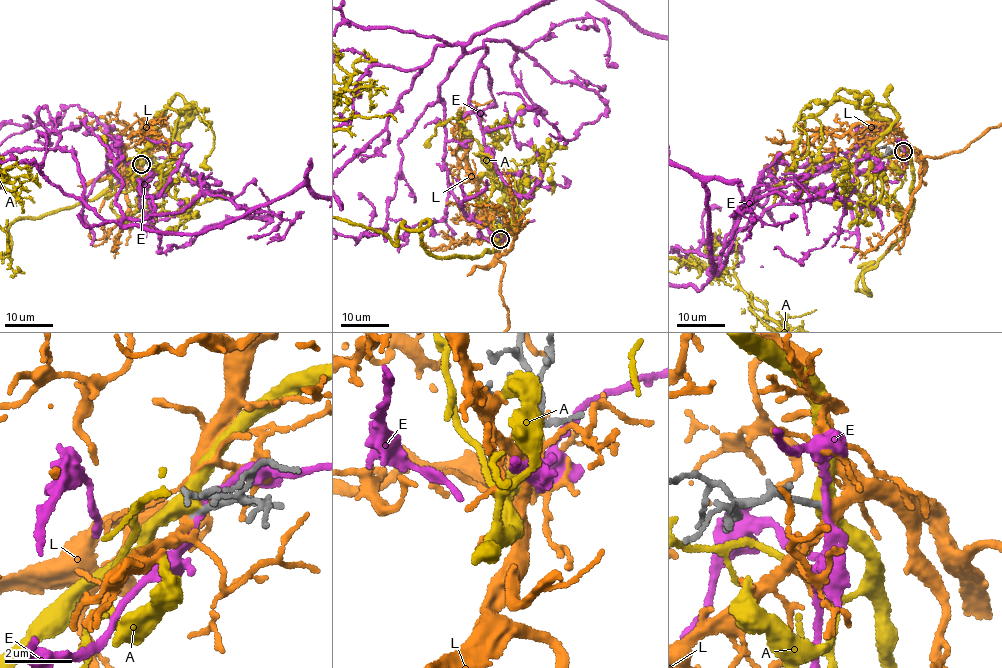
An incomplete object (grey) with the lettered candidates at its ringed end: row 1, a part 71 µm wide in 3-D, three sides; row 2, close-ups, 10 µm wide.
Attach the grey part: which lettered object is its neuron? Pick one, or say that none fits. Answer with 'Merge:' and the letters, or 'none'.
Merge: L

